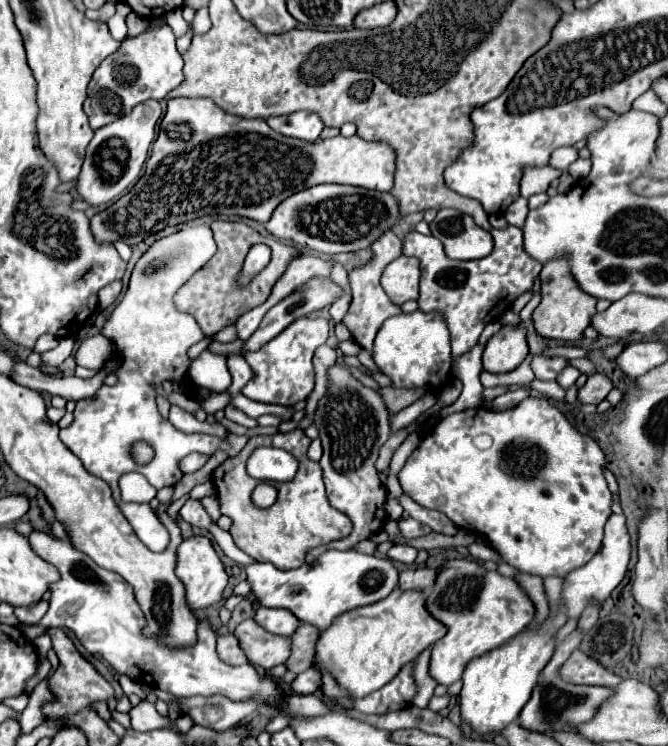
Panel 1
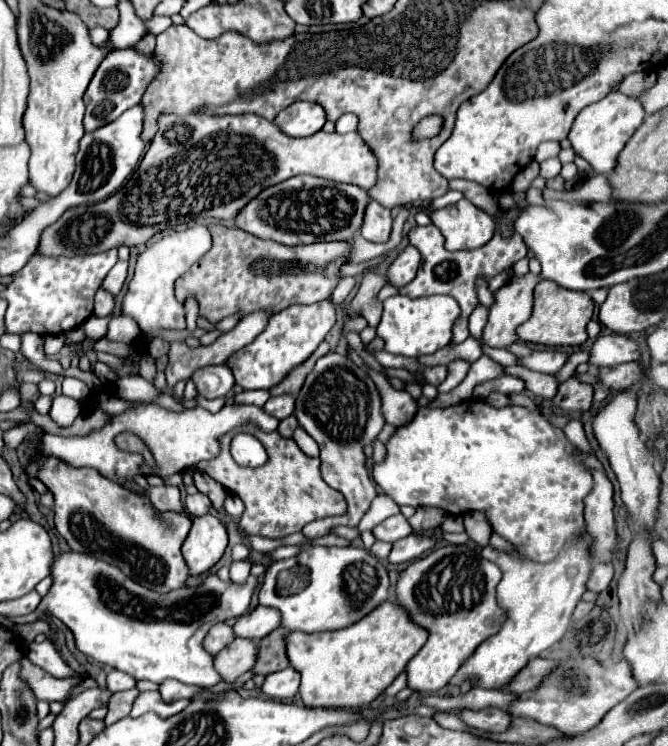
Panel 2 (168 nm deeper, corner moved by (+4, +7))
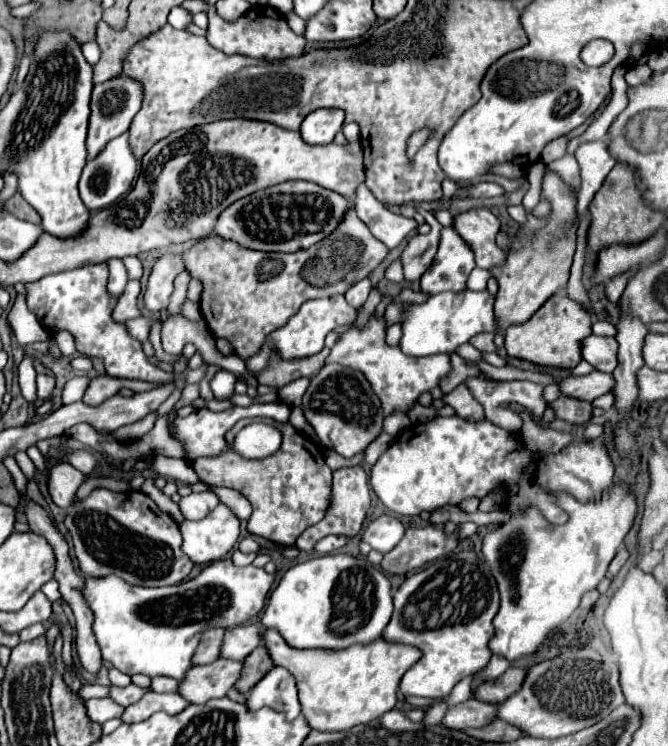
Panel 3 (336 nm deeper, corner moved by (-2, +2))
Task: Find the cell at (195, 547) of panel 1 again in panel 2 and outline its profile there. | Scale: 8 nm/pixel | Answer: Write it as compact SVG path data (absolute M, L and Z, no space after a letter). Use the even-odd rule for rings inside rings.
M215 515L197 517L183 543L183 559L189 575L197 577L207 573L223 555L227 547L227 531Z

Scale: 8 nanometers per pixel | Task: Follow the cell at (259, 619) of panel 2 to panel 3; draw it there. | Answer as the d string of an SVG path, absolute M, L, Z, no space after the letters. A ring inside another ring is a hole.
M259 622L227 628L225 636L223 636L219 658L243 660L259 644L261 644L261 624Z

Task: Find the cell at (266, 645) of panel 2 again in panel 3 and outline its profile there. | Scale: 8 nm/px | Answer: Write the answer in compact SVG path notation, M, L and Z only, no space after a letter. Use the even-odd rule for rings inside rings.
M263 646L255 648L243 660L241 676L233 688L237 688L241 694L247 694L251 690L251 686L255 686L255 682L259 682L259 678L263 678L263 674L267 674L267 670L271 670L271 664L273 662L271 662L271 658L267 658L267 652L263 650Z

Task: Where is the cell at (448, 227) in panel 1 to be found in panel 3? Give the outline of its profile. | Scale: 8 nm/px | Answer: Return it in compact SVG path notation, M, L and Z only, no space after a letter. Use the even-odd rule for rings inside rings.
M471 208L467 212L457 214L455 230L473 248L475 264L479 268L491 268L505 262L501 248L495 244L499 220L487 208Z

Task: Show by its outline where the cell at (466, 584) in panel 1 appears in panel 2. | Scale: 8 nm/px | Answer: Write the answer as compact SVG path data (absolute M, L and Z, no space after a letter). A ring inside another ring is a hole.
M445 545L433 549L427 557L413 561L399 577L397 599L409 611L411 619L429 631L427 643L407 663L409 687L435 693L455 675L459 665L491 635L501 631L507 613L497 605L495 587L501 581L501 569L483 559L471 545Z

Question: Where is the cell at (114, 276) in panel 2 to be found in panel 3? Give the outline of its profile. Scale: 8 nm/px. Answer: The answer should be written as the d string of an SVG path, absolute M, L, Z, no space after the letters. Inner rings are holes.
M137 280L127 282L125 292L119 298L119 304L115 308L113 318L119 320L119 322L127 322L131 318L139 318L141 316L141 310L137 306L137 296L139 296L139 282Z

